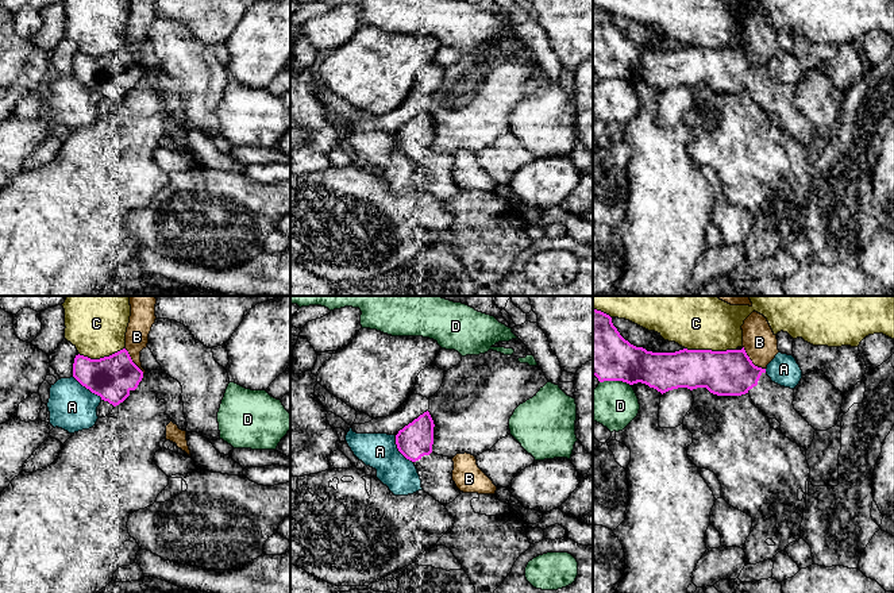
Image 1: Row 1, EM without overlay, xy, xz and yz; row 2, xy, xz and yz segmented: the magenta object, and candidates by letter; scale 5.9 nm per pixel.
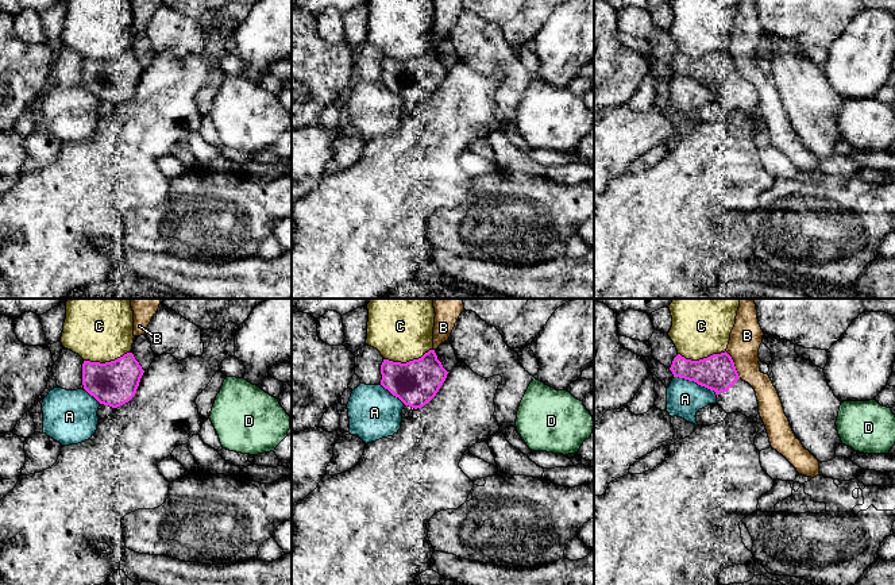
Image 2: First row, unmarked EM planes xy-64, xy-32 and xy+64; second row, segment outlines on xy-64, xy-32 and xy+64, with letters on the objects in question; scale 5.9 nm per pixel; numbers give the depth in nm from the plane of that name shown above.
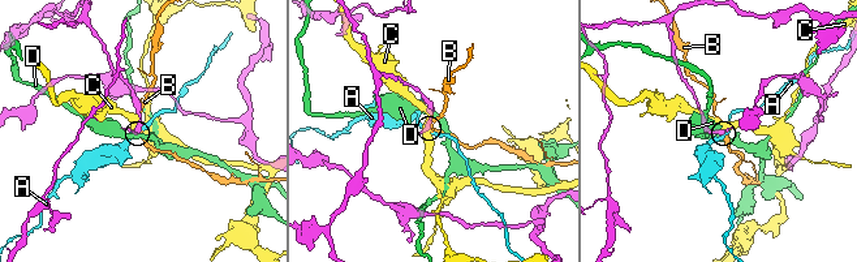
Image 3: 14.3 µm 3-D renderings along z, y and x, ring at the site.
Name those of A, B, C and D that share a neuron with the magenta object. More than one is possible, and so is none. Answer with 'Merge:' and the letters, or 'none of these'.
Merge: none of these

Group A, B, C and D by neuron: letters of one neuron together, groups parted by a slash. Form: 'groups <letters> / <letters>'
groups A / B / C / D

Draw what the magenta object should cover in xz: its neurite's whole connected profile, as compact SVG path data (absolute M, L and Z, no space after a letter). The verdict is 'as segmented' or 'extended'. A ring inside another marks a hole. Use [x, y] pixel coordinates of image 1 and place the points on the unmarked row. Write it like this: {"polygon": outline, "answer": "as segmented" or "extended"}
{"polygon": "M427 108L398 128L396 142L398 149L415 161L423 188L447 203L461 192L461 188L452 178L452 157L432 149L433 124Z", "answer": "extended"}

